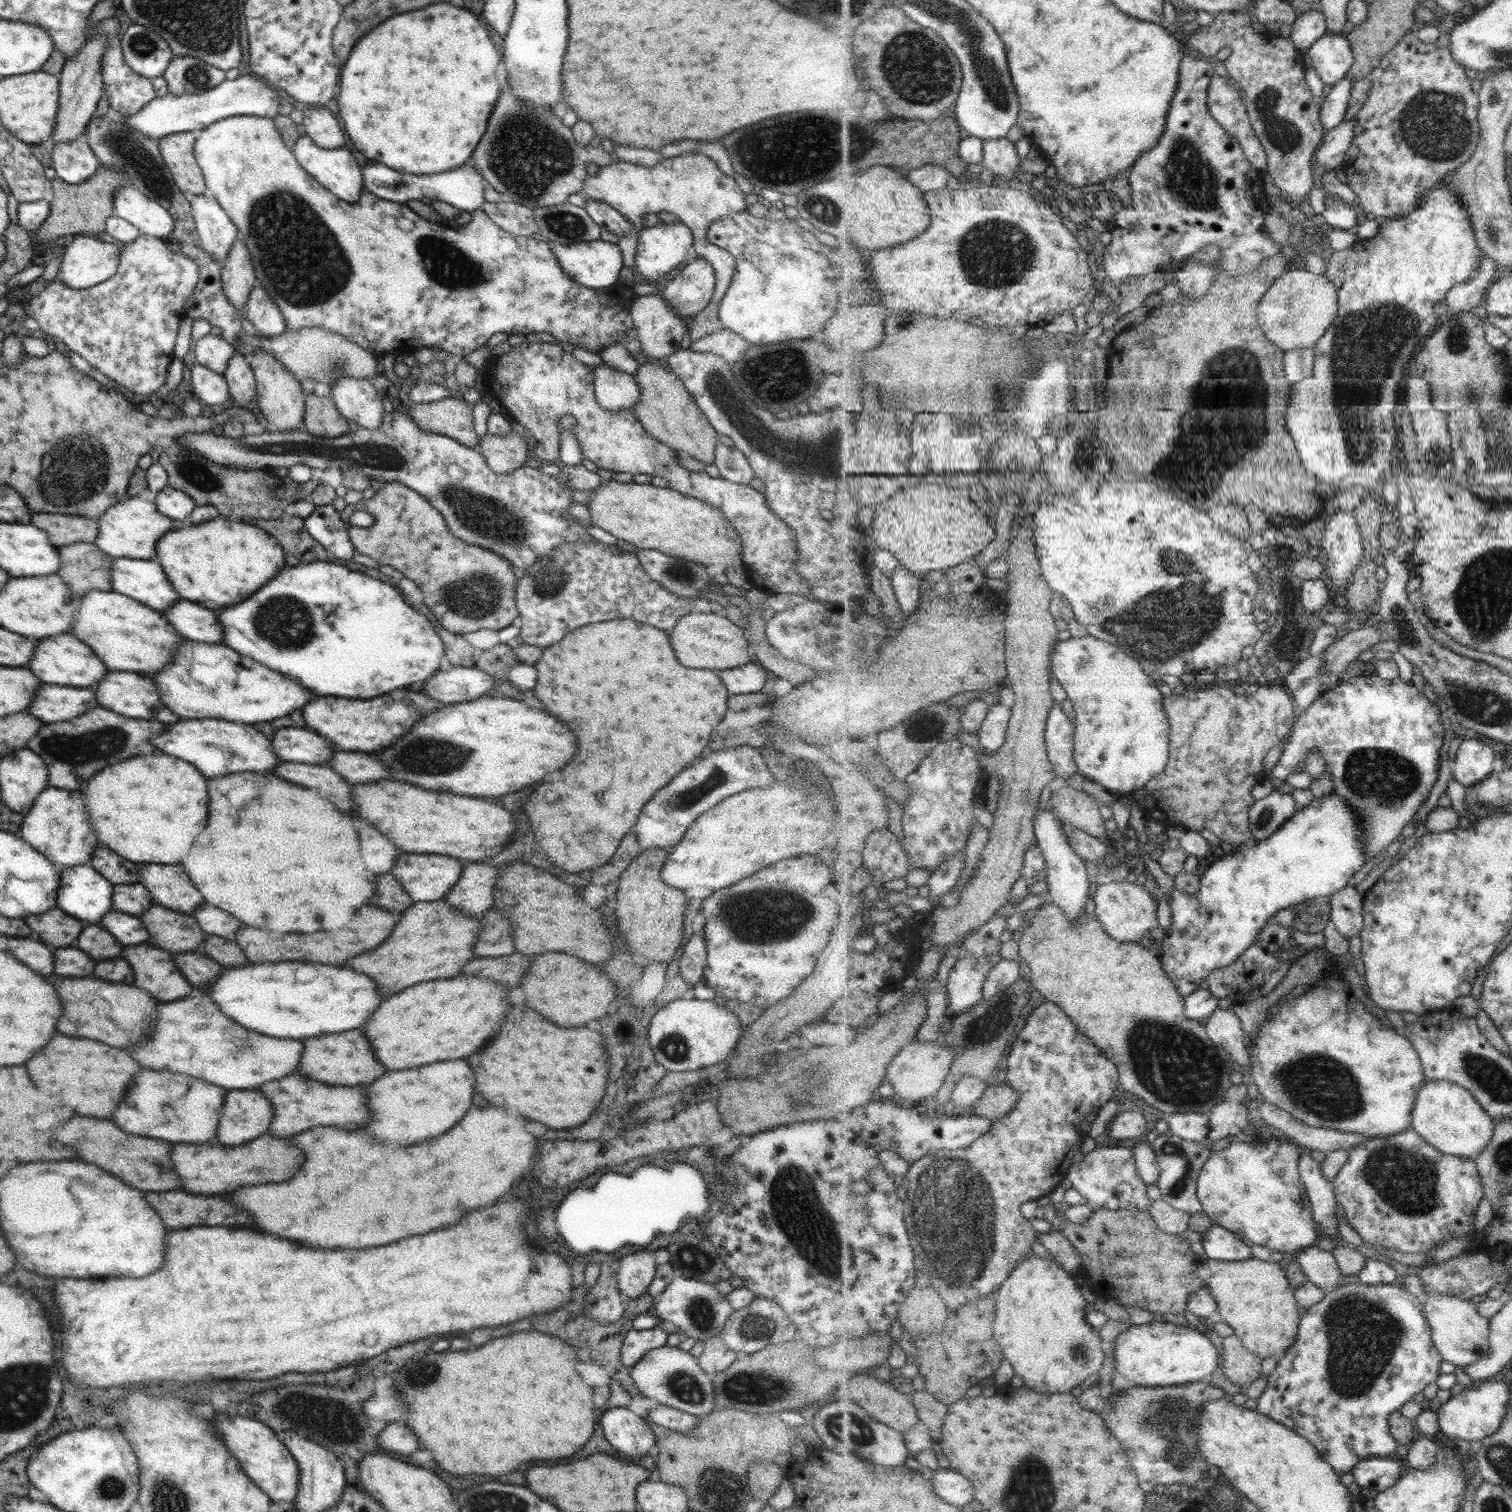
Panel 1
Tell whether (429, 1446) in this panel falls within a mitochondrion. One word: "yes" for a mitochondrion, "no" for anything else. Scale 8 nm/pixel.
no

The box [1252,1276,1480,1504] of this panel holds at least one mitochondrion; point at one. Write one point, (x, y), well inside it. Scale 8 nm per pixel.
(1362, 1335)

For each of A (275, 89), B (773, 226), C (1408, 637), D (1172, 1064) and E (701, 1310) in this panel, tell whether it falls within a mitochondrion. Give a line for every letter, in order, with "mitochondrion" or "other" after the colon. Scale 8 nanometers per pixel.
A: other
B: other
C: mitochondrion
D: mitochondrion
E: mitochondrion

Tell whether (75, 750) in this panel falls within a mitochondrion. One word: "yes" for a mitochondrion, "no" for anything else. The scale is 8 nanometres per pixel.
yes

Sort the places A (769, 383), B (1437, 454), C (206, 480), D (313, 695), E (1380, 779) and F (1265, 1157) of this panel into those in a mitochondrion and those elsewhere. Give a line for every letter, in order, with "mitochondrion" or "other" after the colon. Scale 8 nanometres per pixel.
A: mitochondrion
B: mitochondrion
C: mitochondrion
D: other
E: mitochondrion
F: other

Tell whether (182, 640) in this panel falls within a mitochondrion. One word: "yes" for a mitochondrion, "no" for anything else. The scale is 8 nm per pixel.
no

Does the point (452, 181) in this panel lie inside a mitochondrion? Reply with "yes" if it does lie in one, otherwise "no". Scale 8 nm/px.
no

